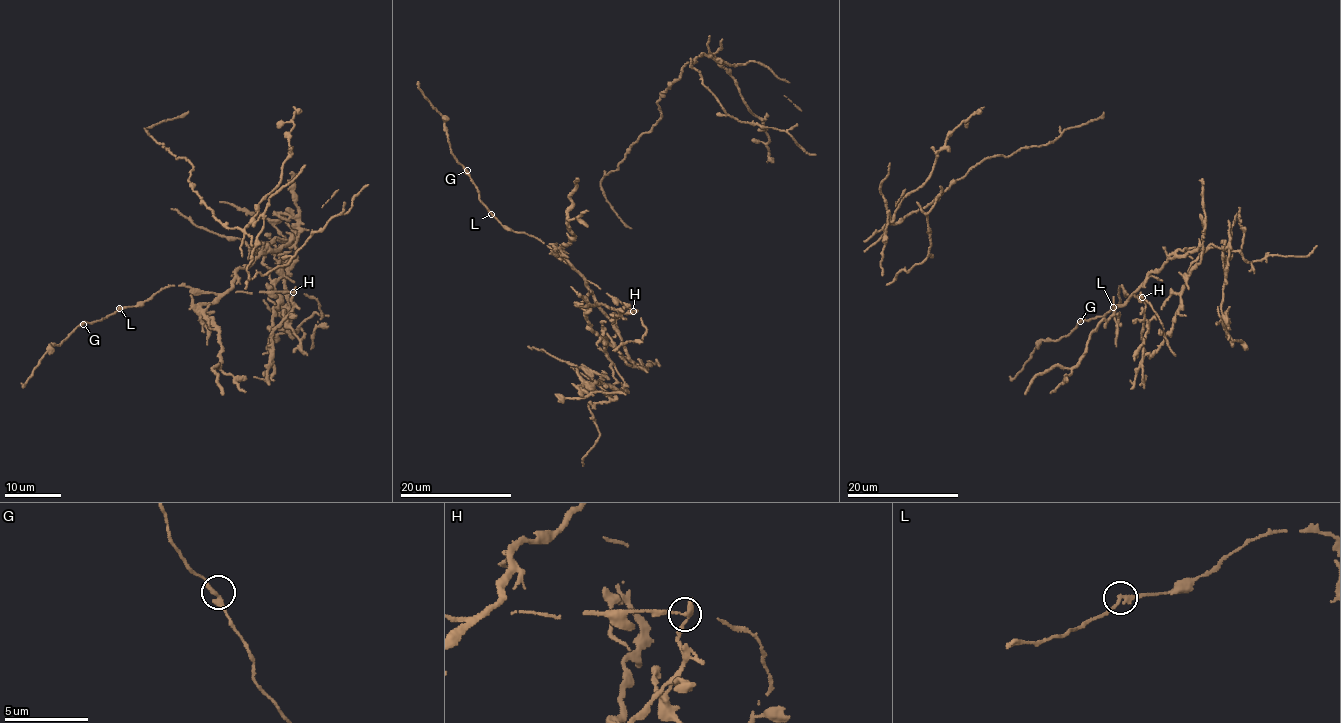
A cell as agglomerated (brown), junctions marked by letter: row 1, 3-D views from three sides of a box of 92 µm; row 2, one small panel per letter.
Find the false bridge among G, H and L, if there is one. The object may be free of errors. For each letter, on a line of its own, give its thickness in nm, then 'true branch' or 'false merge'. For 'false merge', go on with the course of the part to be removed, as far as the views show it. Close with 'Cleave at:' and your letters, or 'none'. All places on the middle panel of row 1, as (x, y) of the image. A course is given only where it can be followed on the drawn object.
G: 280 nm | true branch
H: 280 nm | false merge
L: 200 nm | true branch
Cleave at: H

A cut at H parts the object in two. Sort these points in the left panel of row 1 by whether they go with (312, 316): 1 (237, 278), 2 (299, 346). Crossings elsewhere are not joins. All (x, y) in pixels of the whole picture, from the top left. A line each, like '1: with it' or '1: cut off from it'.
1: with it
2: with it

